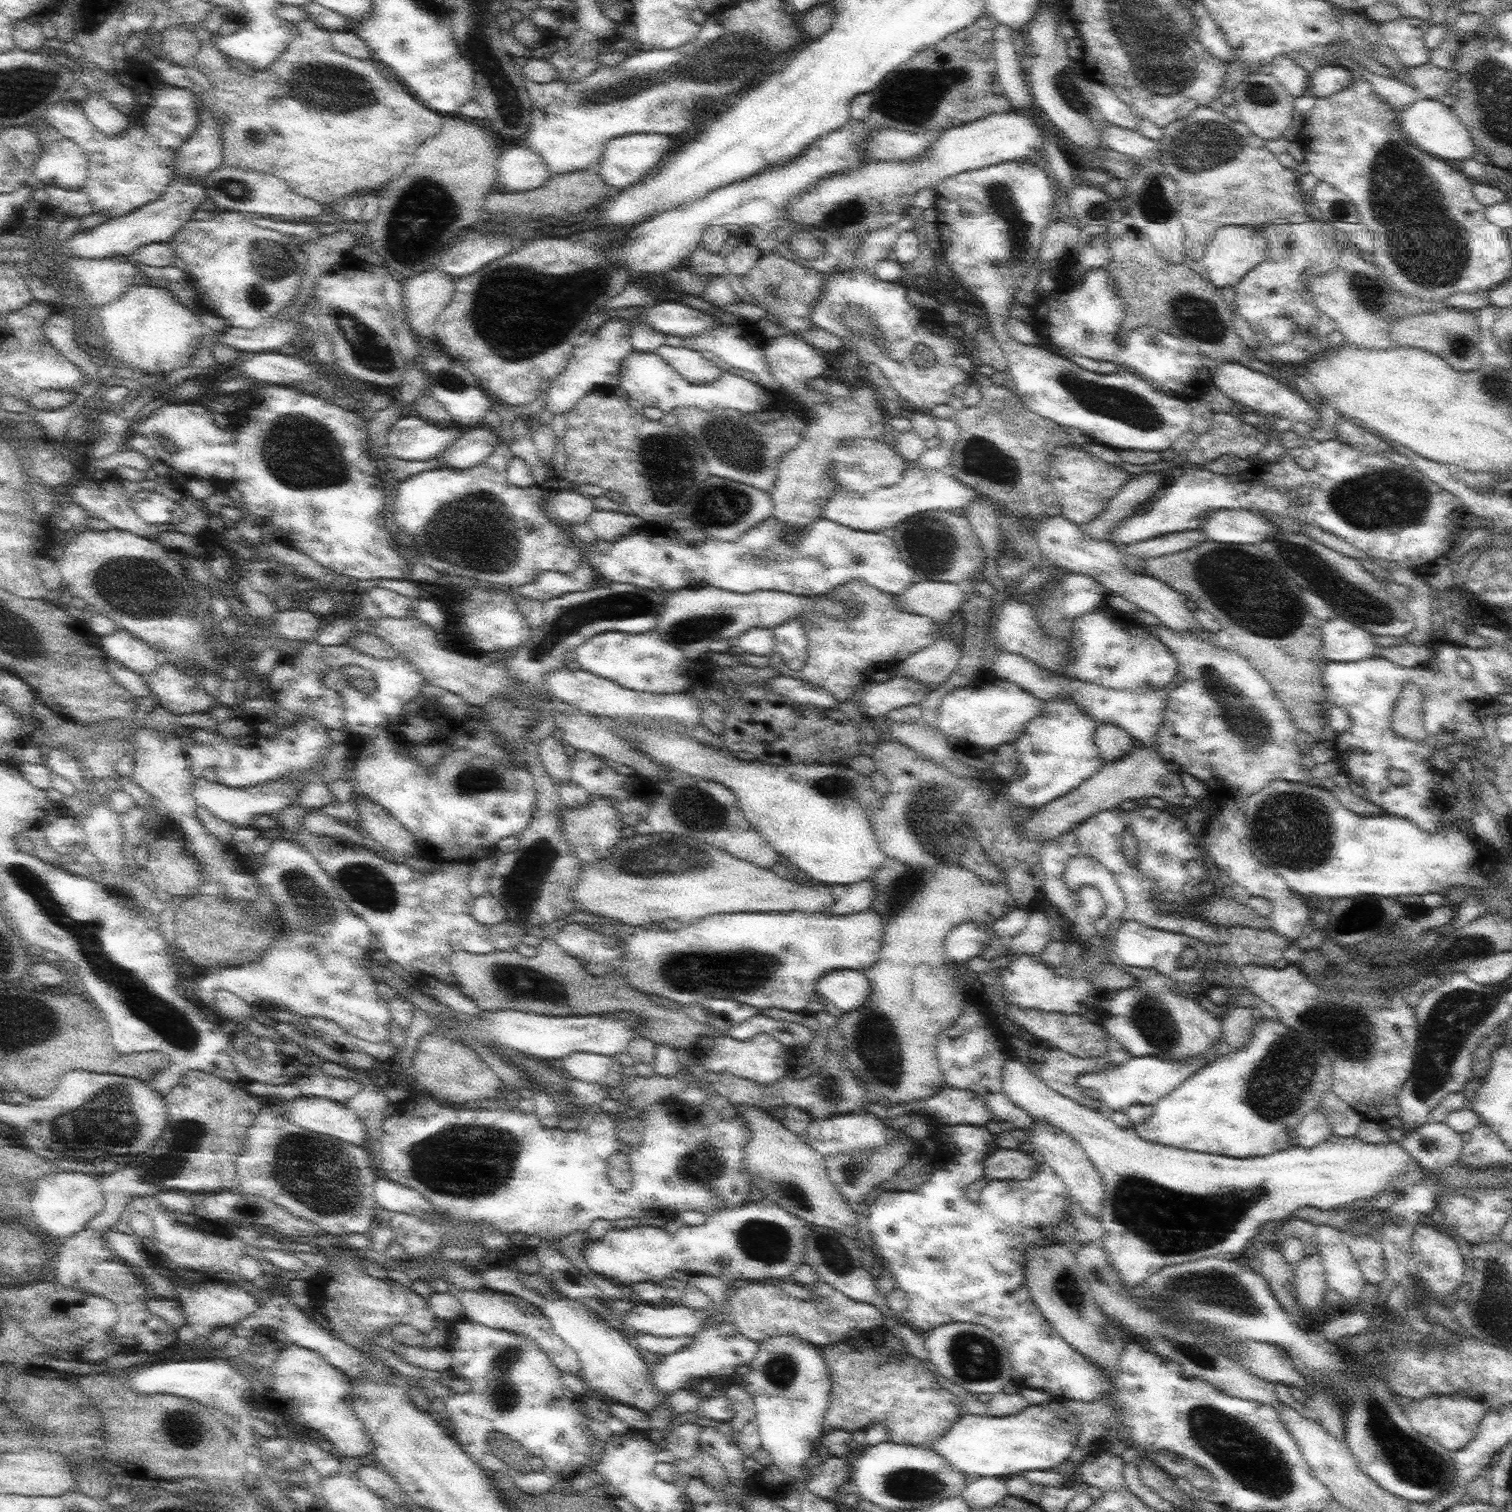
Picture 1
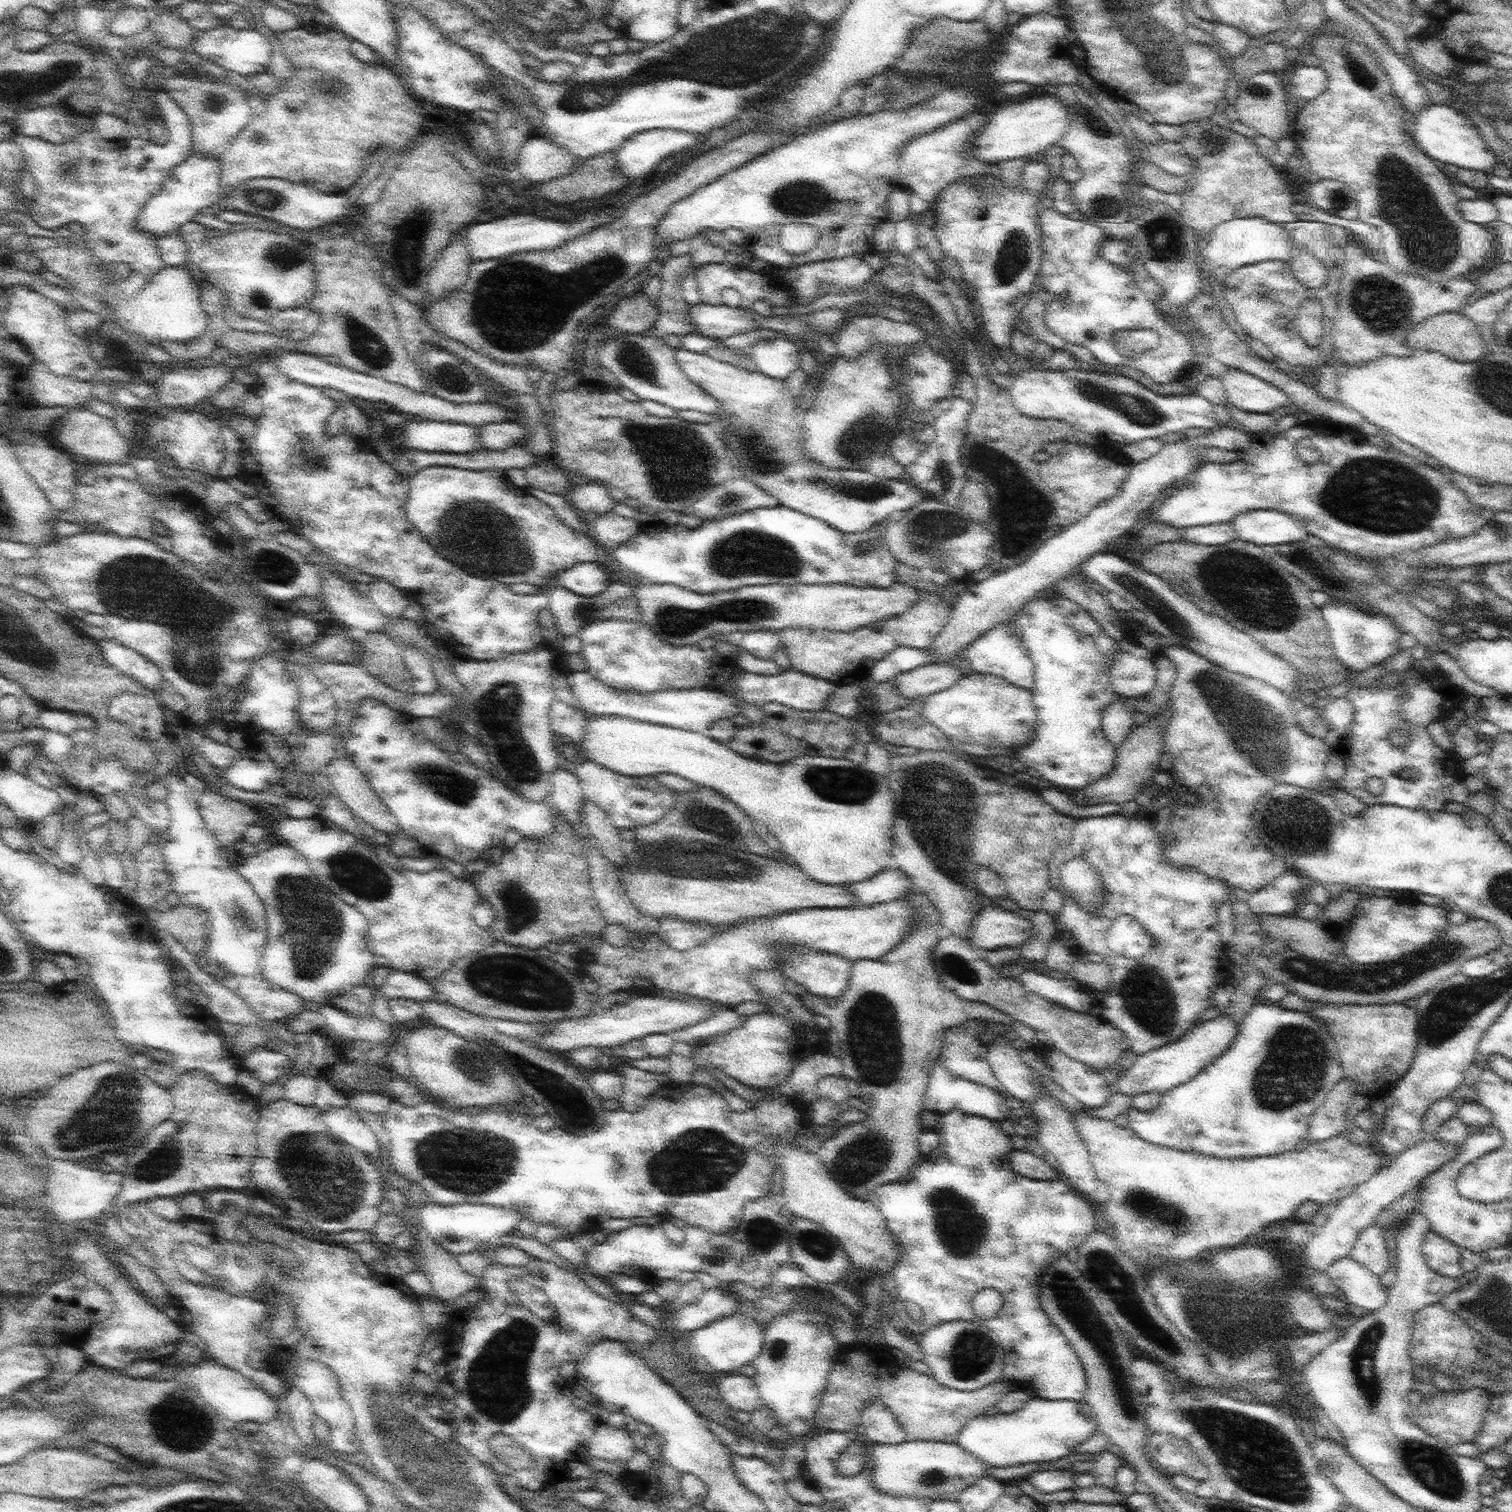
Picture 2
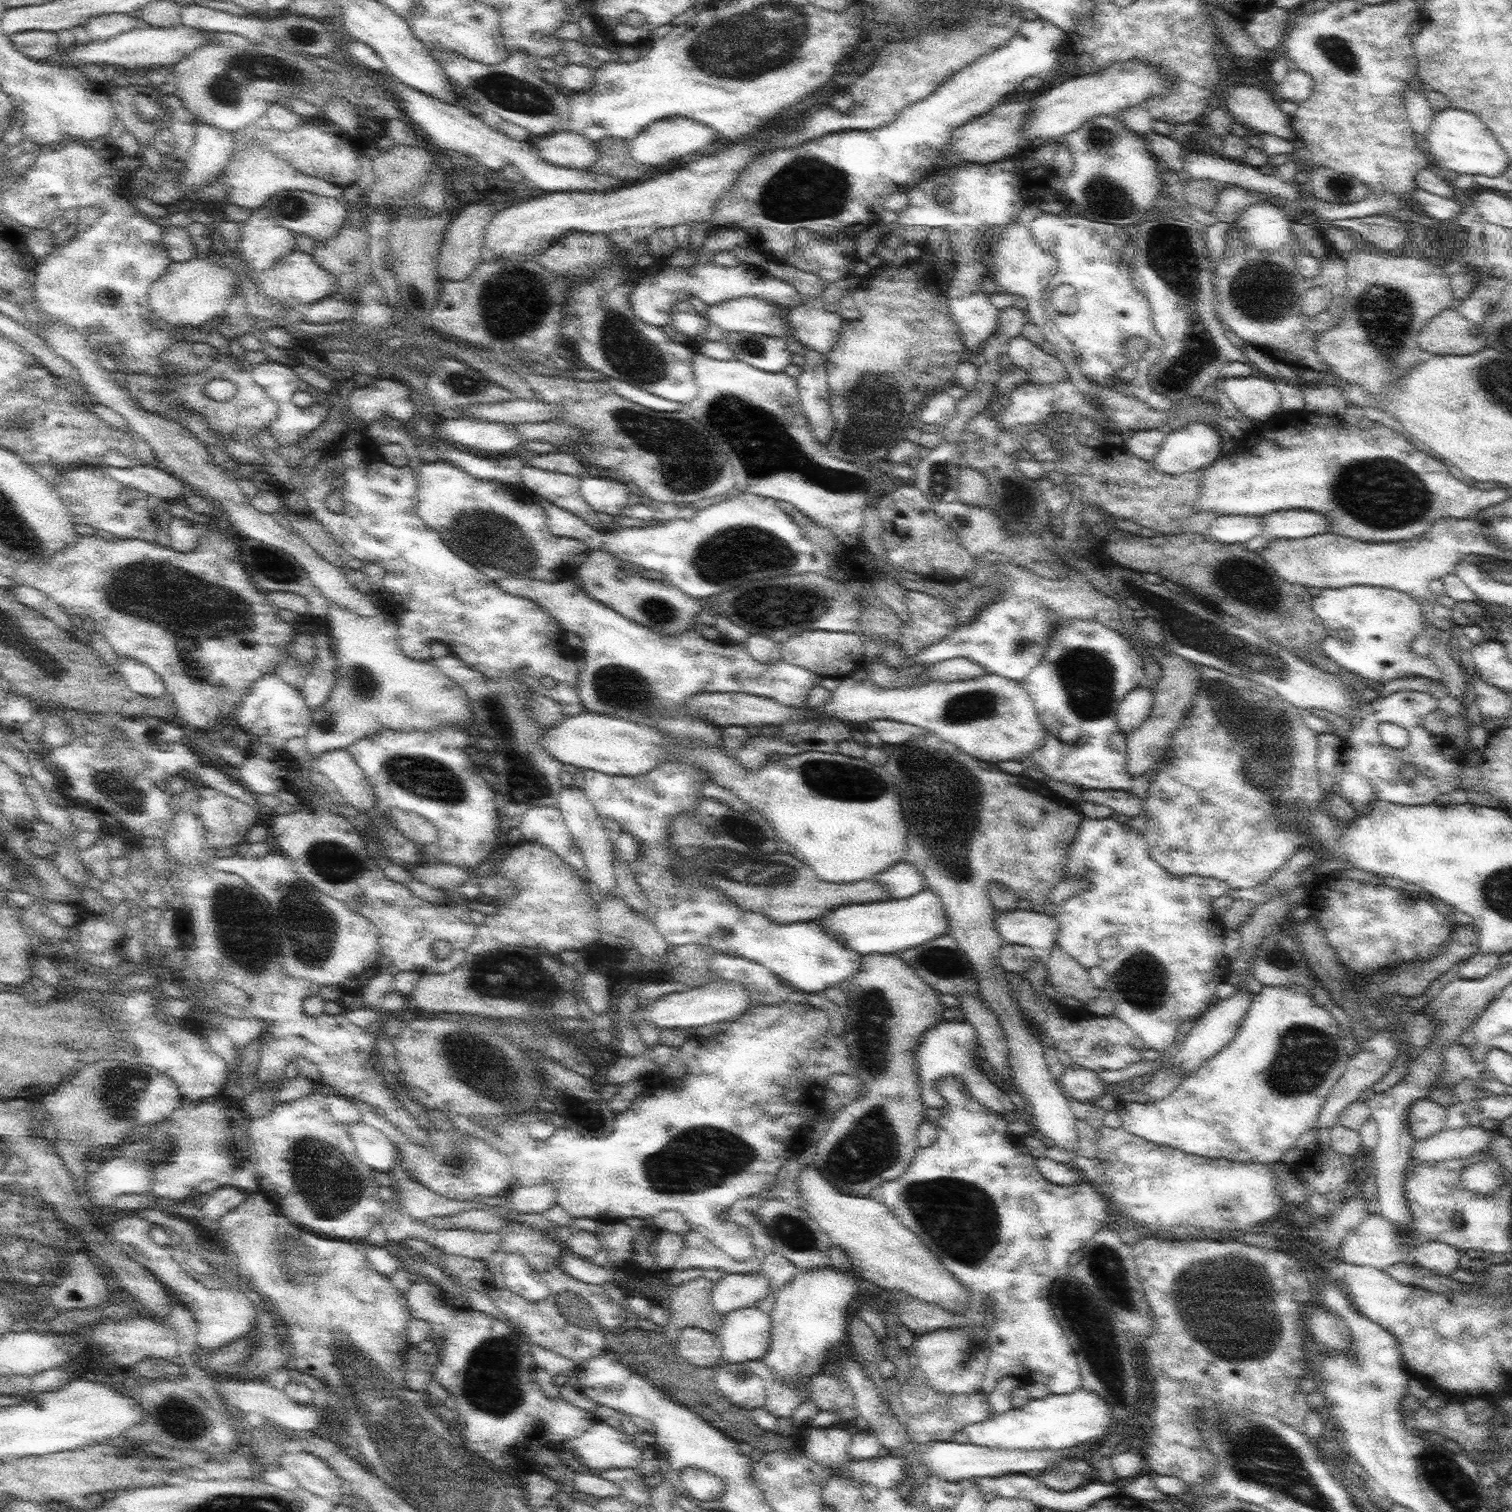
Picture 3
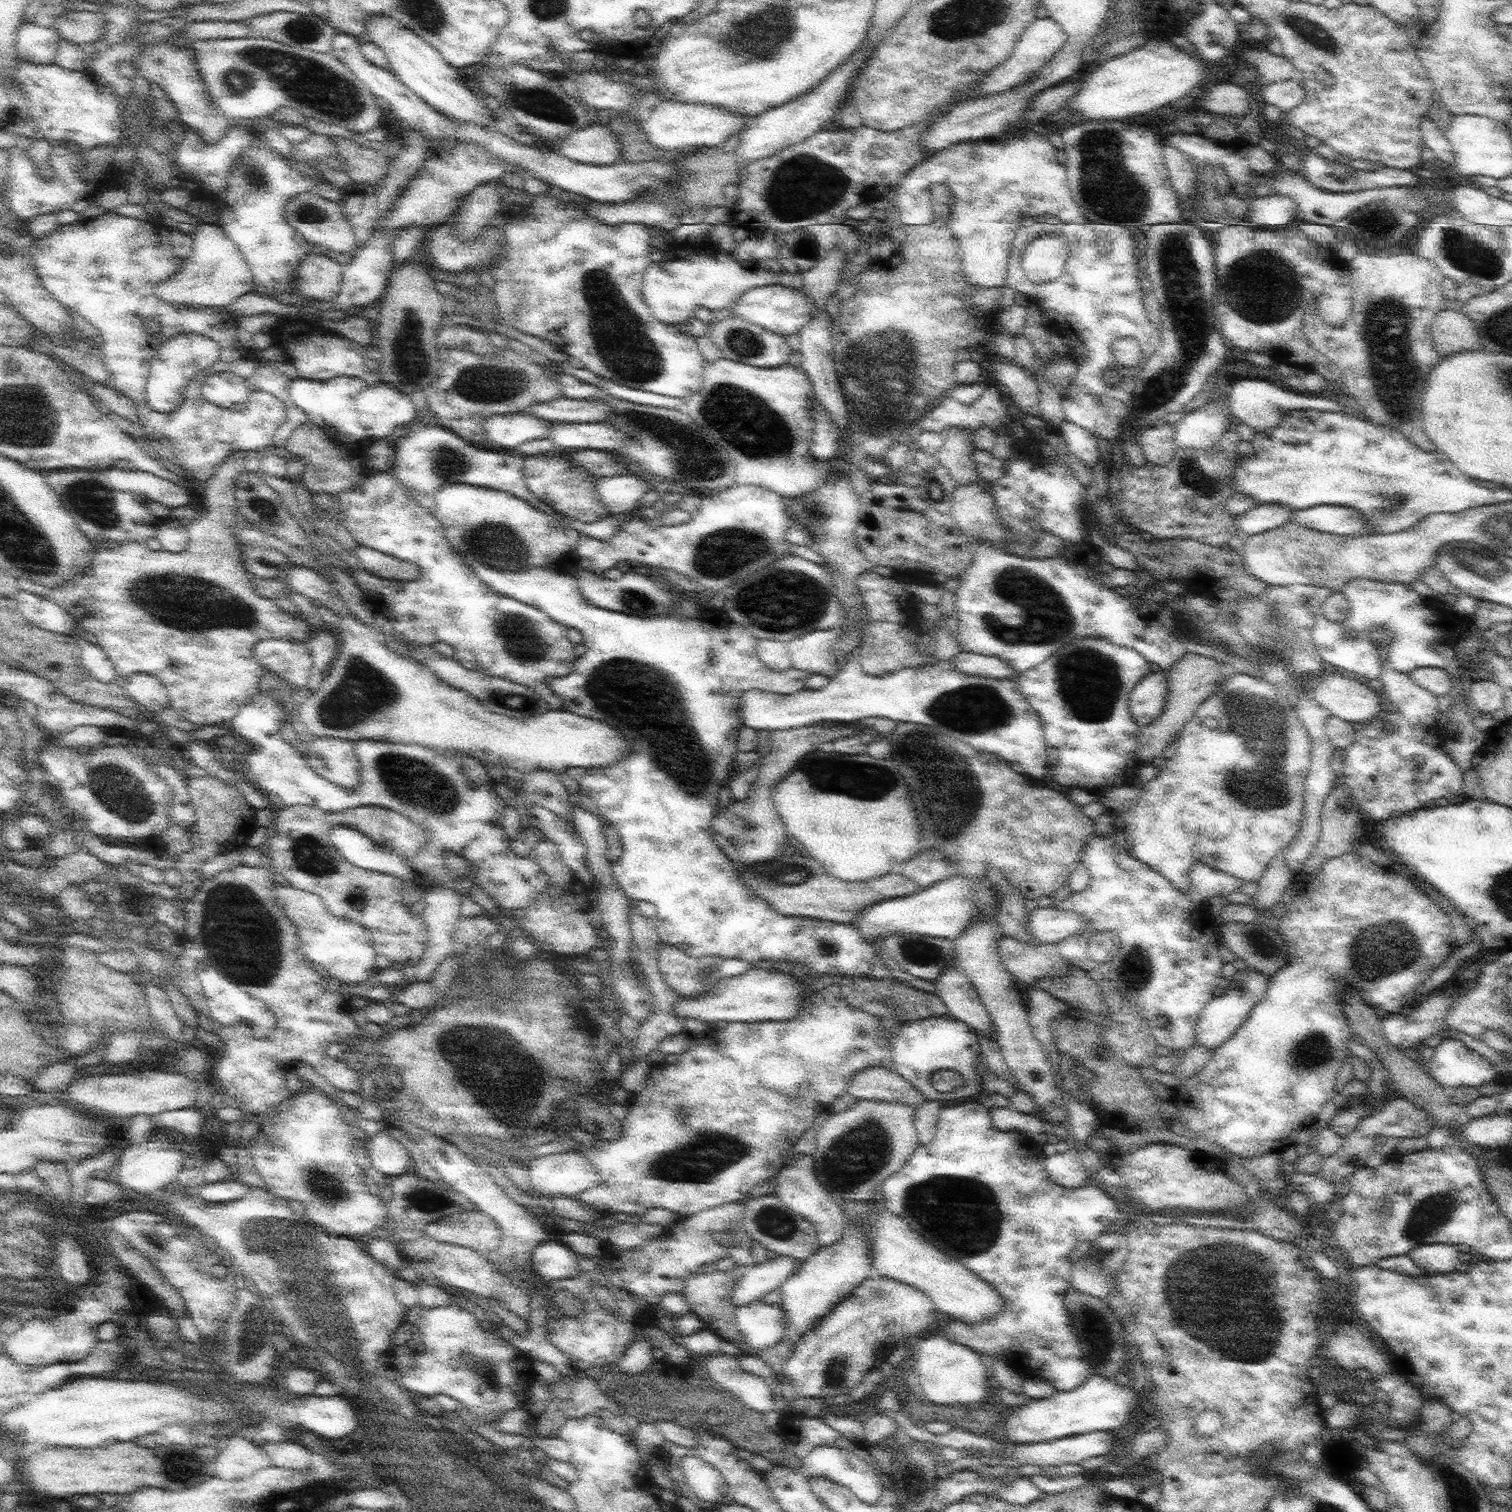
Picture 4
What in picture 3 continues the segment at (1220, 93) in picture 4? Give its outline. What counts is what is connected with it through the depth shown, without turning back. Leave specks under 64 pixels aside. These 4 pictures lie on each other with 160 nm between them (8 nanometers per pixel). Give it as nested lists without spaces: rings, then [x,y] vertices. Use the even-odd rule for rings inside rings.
[[[1262,84],[1238,86],[1230,90],[1226,98],[1226,108],[1236,121],[1256,130],[1259,135],[1274,134],[1284,140],[1297,142],[1289,116],[1282,112],[1280,104],[1274,101],[1268,88],[1260,88]]]

